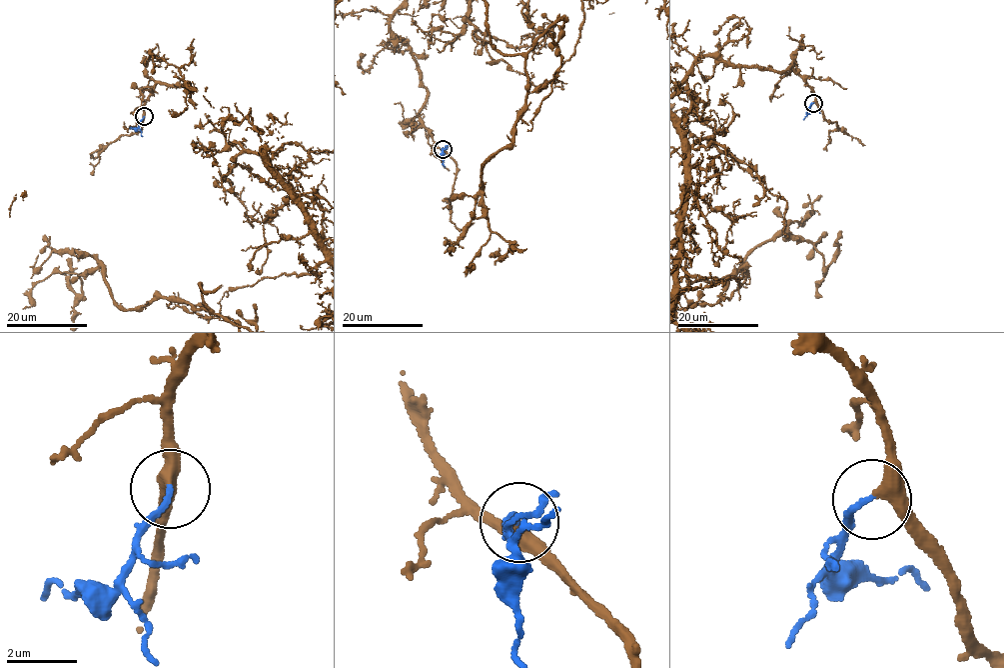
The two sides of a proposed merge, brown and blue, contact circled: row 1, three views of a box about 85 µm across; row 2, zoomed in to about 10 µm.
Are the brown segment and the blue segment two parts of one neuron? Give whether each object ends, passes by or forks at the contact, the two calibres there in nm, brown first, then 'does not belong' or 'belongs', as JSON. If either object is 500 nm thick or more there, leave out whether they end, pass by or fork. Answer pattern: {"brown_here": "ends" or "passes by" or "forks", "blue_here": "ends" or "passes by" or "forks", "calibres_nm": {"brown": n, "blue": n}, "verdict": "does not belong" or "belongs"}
{"brown_here": "passes by", "blue_here": "ends", "calibres_nm": {"brown": 360, "blue": 150}, "verdict": "belongs"}

